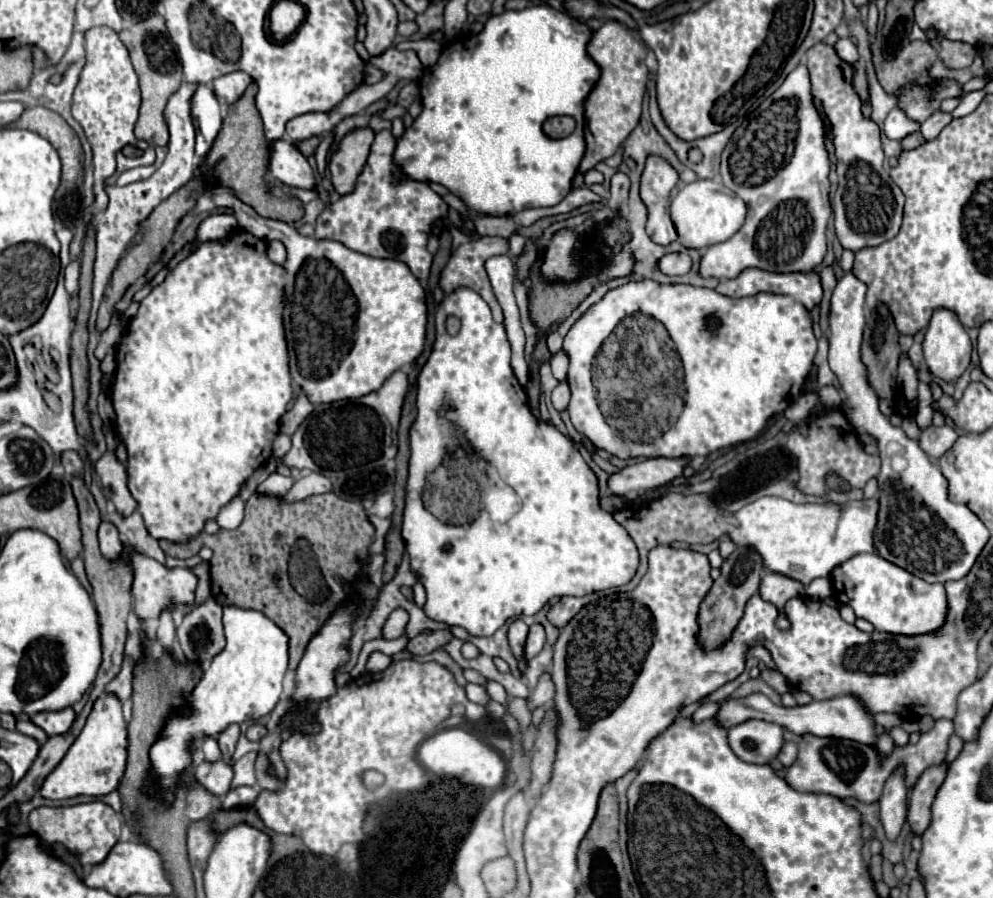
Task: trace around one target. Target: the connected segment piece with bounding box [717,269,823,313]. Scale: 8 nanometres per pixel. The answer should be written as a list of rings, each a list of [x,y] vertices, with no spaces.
[[[745,269],[735,279],[725,279],[717,285],[717,293],[727,297],[751,297],[757,293],[793,295],[811,313],[821,303],[823,287],[815,271],[797,273],[769,273],[763,269]]]

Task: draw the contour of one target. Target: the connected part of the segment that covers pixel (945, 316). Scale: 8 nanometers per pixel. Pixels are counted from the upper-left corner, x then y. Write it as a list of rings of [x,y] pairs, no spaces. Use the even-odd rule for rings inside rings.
[[[939,309],[933,313],[925,333],[923,353],[929,371],[947,383],[955,383],[969,367],[971,341],[951,311]]]

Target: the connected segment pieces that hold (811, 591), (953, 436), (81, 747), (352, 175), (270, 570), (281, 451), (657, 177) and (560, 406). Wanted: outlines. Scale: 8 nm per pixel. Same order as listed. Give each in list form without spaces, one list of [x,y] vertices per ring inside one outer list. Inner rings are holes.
[[[827,577],[815,579],[805,587],[805,595],[813,597],[813,599],[825,599],[831,595],[831,581]]]
[[[949,425],[943,427],[927,427],[921,437],[919,437],[919,445],[921,449],[931,457],[931,459],[939,459],[947,449],[951,449],[951,445],[957,441],[957,431]]]
[[[99,697],[93,705],[87,723],[63,761],[51,771],[41,787],[41,795],[45,799],[69,799],[77,795],[103,797],[113,793],[119,787],[119,779],[123,777],[127,761],[127,729],[123,723],[121,703],[117,697]]]
[[[367,127],[353,131],[341,141],[339,151],[330,157],[328,169],[331,182],[339,195],[344,196],[355,189],[357,177],[361,175],[365,167],[373,137],[375,133]]]
[[[323,493],[323,495],[313,495],[307,497],[299,503],[285,503],[283,499],[271,497],[271,495],[253,495],[247,505],[245,505],[245,521],[233,529],[233,531],[225,531],[221,529],[217,535],[207,535],[201,533],[199,537],[191,539],[185,545],[175,545],[169,541],[161,541],[161,549],[165,551],[165,555],[175,557],[177,553],[183,553],[187,557],[195,555],[195,543],[203,543],[207,547],[213,549],[213,557],[209,561],[211,565],[211,591],[213,591],[213,599],[221,605],[237,605],[241,609],[257,609],[261,613],[265,613],[267,617],[271,617],[287,635],[289,635],[289,669],[295,671],[301,655],[305,653],[305,645],[307,641],[319,631],[319,625],[323,625],[323,621],[327,619],[327,609],[331,609],[331,605],[335,605],[339,597],[339,593],[345,593],[343,589],[347,589],[347,585],[351,585],[351,581],[357,577],[357,569],[359,569],[359,559],[363,559],[367,555],[367,547],[371,543],[373,537],[373,525],[367,521],[367,513],[361,507],[359,501],[345,501],[339,499],[335,493]],[[275,533],[281,533],[281,539],[275,539]],[[299,539],[307,539],[317,561],[321,567],[321,573],[325,577],[325,583],[331,591],[329,599],[321,601],[321,603],[309,603],[307,599],[303,599],[293,587],[289,587],[289,579],[287,579],[287,561],[289,561],[289,549],[295,541]],[[251,555],[259,555],[259,563],[255,565],[251,561]]]
[[[277,435],[275,443],[273,443],[273,455],[275,455],[275,457],[283,457],[289,449],[291,449],[291,437],[287,437],[287,435]]]
[[[649,155],[639,181],[639,195],[649,211],[647,235],[659,245],[669,245],[677,239],[675,225],[669,217],[669,201],[677,185],[679,173],[675,167],[661,155]]]
[[[561,381],[557,387],[555,387],[555,391],[553,391],[553,395],[551,395],[551,399],[553,399],[553,405],[555,405],[555,409],[557,411],[563,411],[565,407],[567,407],[567,403],[569,403],[569,385],[567,385],[567,381]]]

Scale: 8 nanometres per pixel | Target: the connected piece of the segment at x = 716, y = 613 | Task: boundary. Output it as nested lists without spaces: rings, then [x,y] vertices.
[[[737,547],[721,565],[721,575],[719,579],[713,583],[709,595],[705,597],[701,609],[699,609],[699,625],[701,625],[701,639],[703,639],[703,647],[705,649],[715,649],[719,647],[723,641],[727,641],[727,637],[731,637],[731,631],[735,629],[735,625],[739,623],[745,603],[749,601],[749,597],[753,593],[757,593],[759,583],[761,583],[761,575],[763,575],[763,557],[751,549],[751,547]]]

